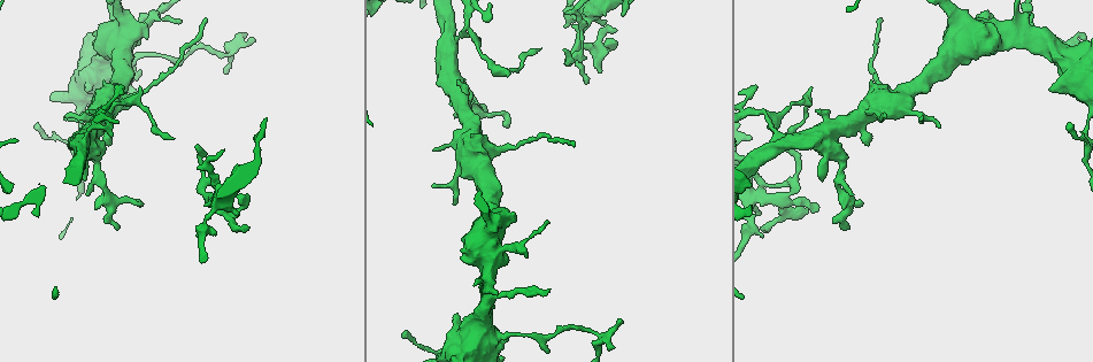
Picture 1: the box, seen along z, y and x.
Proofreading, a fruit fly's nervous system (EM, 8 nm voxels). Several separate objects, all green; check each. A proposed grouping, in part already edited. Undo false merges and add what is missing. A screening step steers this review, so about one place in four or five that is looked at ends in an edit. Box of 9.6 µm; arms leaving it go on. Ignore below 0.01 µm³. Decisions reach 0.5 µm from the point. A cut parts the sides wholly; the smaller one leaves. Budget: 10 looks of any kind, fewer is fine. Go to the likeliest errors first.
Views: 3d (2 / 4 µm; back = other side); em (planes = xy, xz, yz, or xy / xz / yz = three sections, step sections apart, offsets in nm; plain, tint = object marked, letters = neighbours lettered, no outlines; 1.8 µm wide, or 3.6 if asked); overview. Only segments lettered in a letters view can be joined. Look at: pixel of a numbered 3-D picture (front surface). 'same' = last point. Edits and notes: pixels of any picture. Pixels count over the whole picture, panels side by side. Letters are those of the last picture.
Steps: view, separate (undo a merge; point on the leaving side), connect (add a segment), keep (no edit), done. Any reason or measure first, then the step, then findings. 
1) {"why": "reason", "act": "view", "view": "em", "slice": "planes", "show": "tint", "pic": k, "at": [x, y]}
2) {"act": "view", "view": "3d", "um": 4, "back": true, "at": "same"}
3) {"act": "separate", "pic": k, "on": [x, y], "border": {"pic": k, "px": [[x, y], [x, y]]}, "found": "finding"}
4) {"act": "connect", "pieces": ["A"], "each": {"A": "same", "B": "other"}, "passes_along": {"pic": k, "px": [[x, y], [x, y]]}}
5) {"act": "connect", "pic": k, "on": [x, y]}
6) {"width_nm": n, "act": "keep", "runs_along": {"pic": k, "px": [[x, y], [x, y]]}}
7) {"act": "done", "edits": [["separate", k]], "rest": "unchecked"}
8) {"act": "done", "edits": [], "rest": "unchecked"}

{"act": "view", "view": "em", "um": 3.6, "slice": "yz", "step": 16, "show": "letters", "pic": 1, "at": [502, 336]}

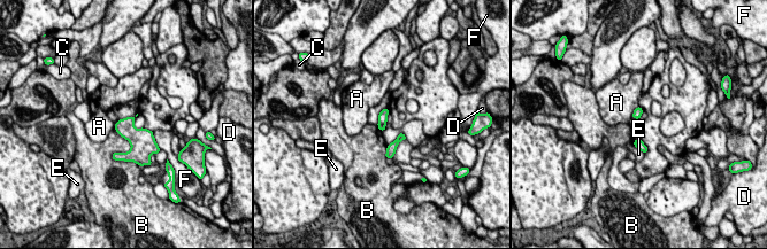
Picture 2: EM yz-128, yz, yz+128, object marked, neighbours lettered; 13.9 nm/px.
{"width_nm": 90, "act": "keep", "each": {"A": "other", "B": "other", "C": "other", "D": "other", "E": "other", "F": "other"}, "border": {"pic": 2, "px": [[114, 127], [130, 148], [112, 157]]}, "found": "one neuron here"}

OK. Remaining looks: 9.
{"why": "free end", "act": "view", "view": "3d", "um": 2, "pic": 1, "at": [585, 84]}

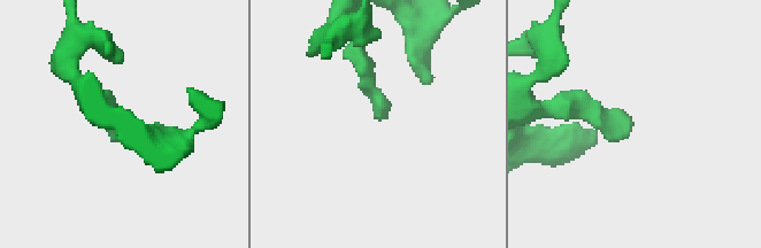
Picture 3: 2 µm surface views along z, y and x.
{"act": "view", "view": "em", "slice": "xy", "step": 4, "show": "letters", "pic": 3, "at": [629, 132]}

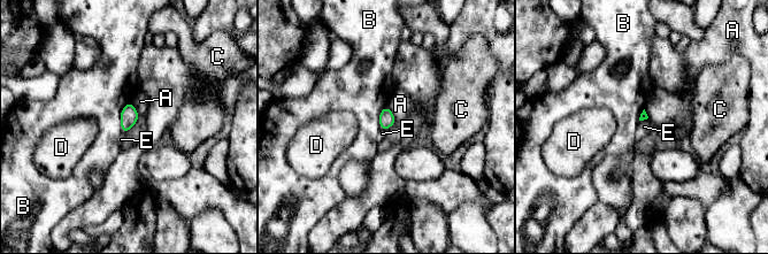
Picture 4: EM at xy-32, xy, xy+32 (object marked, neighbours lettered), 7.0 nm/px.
{"why": "cut it another way", "act": "view", "view": "em", "slice": "planes", "show": "letters", "at": "same"}

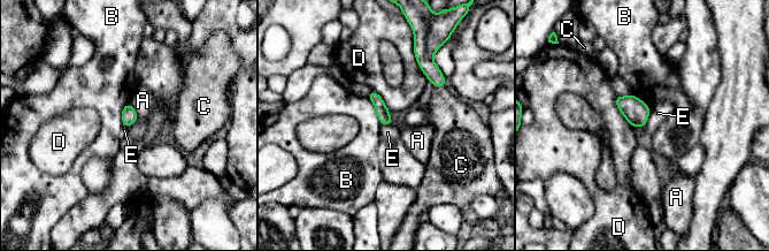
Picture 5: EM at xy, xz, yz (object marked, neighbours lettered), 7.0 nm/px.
{"act": "connect", "pieces": ["C"], "each": {"A": "other", "B": "other", "C": "same", "D": "other", "E": "other"}, "found": "the neuron continues"}

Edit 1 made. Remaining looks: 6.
{"act": "view", "view": "overview"}

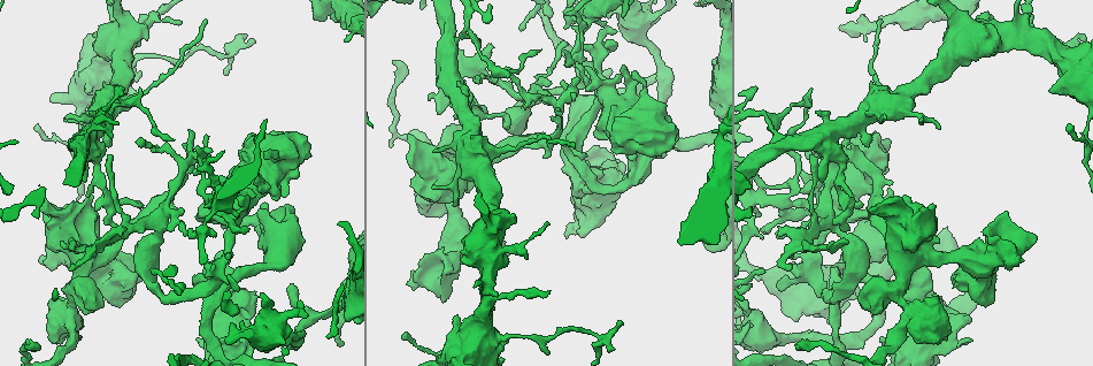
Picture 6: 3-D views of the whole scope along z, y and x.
{"why": "abrupt turn", "act": "view", "view": "em", "slice": "xy", "step": 8, "show": "letters", "pic": 6, "at": [468, 16]}

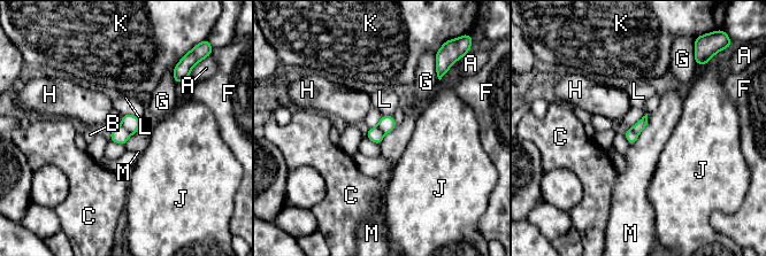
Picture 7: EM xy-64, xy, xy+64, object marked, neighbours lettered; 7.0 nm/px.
{"width_nm": 90, "act": "separate", "pic": 7, "on": [120, 134], "each": {"A": "other", "B": "other", "C": "other", "F": "other", "G": "other", "H": "other", "J": "other", "K": "other", "L": "other", "M": "other"}, "found": "two neurons meet here"}

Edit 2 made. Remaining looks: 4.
{"why": "an open end", "act": "view", "view": "em", "slice": "planes", "show": "letters", "pic": 6, "at": [868, 209]}

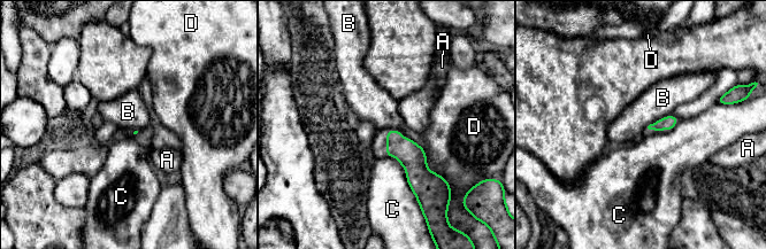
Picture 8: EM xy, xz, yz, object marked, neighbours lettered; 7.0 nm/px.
{"longest_contact_nm": ["D", 280], "act": "keep", "each": {"A": "other", "B": "other", "C": "other", "D": "other"}, "found": "none of them fits"}

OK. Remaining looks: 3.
{"act": "done", "edits": [["connect", 5], ["separate", 7]], "rest": "unchecked"}

